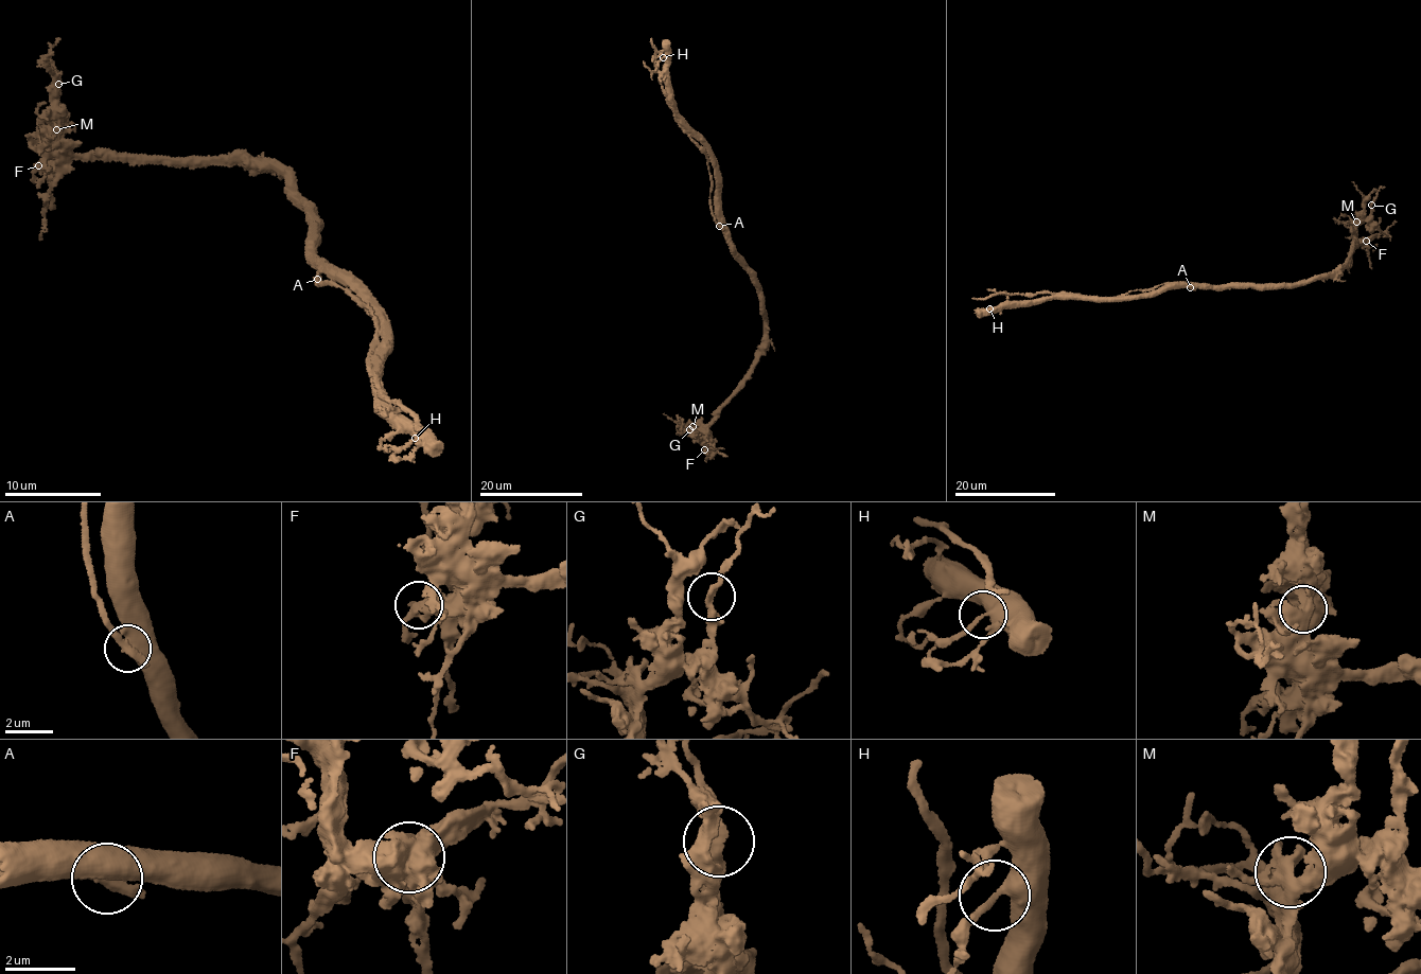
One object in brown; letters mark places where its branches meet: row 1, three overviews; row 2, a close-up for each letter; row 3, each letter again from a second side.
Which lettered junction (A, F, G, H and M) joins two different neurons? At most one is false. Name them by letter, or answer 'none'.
A

